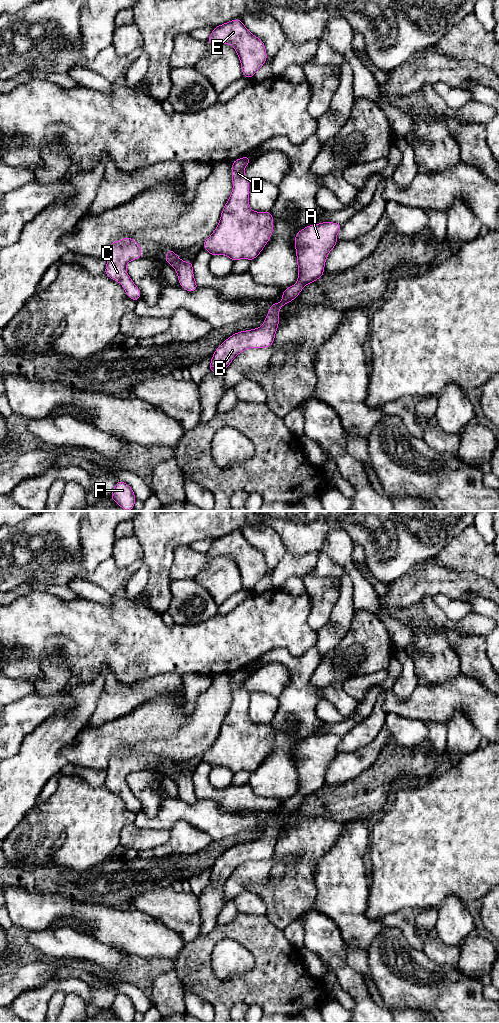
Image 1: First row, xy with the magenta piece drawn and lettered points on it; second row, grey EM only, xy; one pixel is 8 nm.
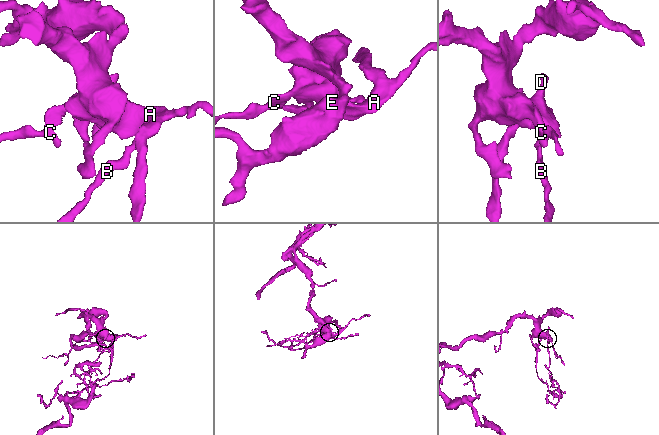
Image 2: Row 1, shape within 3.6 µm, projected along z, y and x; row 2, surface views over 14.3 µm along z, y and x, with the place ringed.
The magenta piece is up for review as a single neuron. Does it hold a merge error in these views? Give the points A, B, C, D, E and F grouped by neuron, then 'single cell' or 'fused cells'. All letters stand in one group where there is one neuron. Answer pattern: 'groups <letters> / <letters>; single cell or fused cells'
groups A B C D E F; single cell

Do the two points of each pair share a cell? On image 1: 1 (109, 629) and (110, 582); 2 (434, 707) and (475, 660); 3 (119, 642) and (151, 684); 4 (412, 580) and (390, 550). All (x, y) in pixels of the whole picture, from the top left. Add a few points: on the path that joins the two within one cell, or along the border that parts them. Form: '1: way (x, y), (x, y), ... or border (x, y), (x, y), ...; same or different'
1: border (126, 588), (117, 590), (111, 596); different
2: border (461, 673), (478, 679), (484, 685); different
3: border (170, 673), (156, 674), (128, 685), (124, 683); different
4: border (427, 561), (415, 564), (387, 584); different

